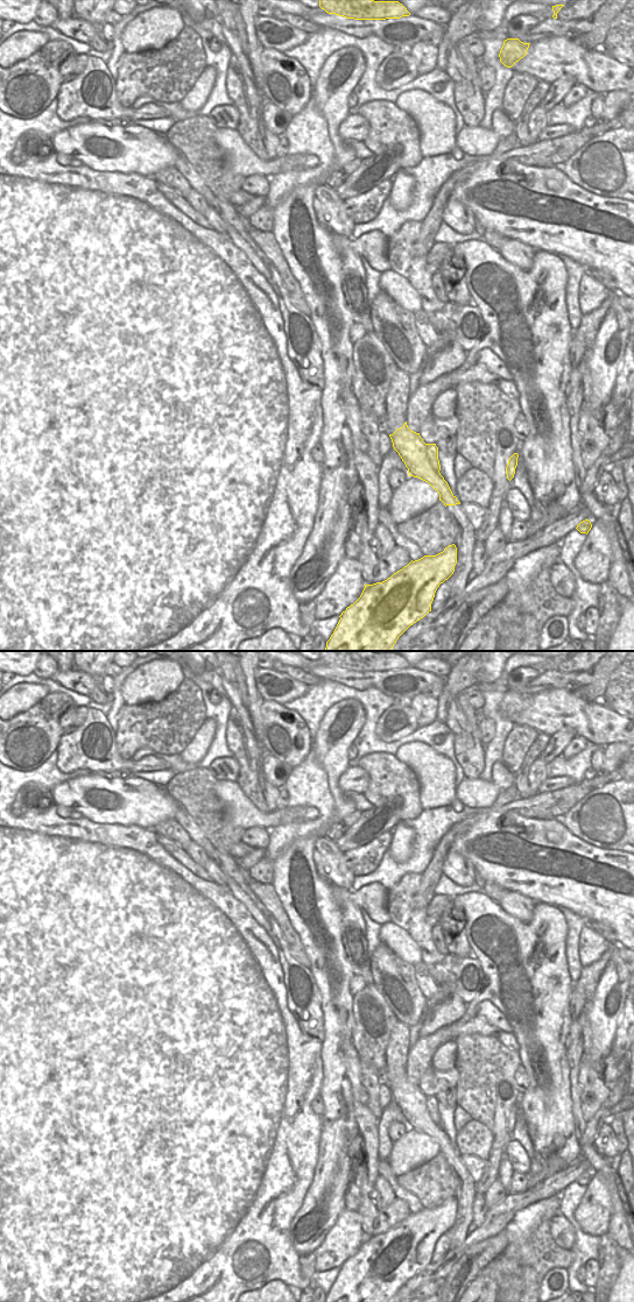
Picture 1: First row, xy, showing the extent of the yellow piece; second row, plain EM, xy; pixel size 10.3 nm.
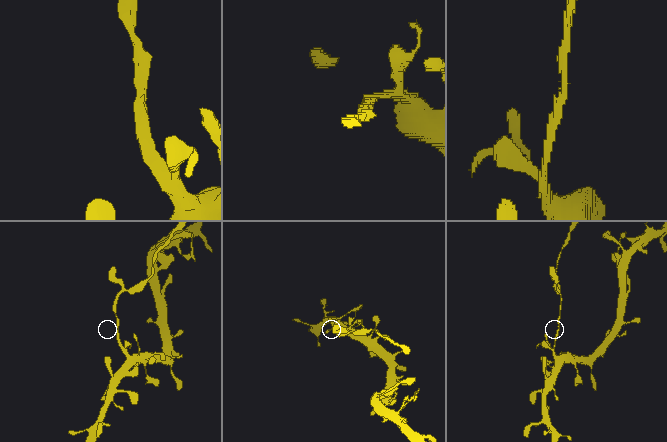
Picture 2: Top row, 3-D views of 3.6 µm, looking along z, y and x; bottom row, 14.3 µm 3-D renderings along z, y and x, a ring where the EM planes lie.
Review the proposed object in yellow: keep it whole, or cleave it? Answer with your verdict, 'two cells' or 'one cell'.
two cells

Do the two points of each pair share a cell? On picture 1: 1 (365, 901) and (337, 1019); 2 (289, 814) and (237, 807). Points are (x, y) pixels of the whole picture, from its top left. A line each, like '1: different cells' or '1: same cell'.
1: same cell
2: same cell

